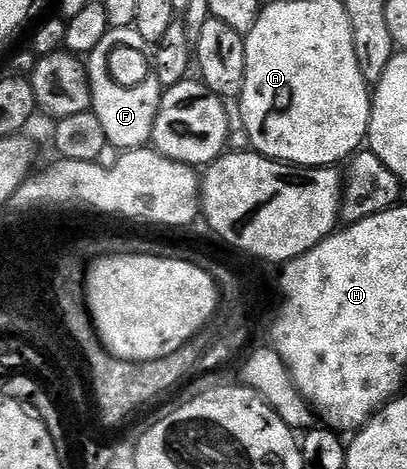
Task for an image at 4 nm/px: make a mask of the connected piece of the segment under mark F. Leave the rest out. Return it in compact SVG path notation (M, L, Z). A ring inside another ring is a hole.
M135 28L109 29L102 44L98 44L98 48L87 55L86 69L92 88L91 112L96 114L102 124L107 145L112 148L117 146L120 152L147 147L152 142L152 129L156 127L162 97L153 43L142 40ZM124 65L128 65L140 79L116 78L120 74L120 66Z

